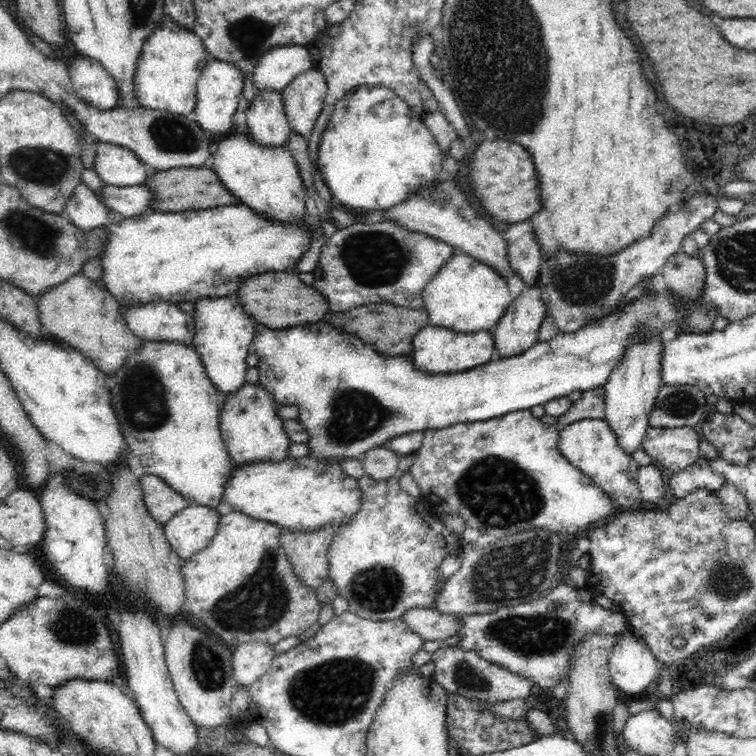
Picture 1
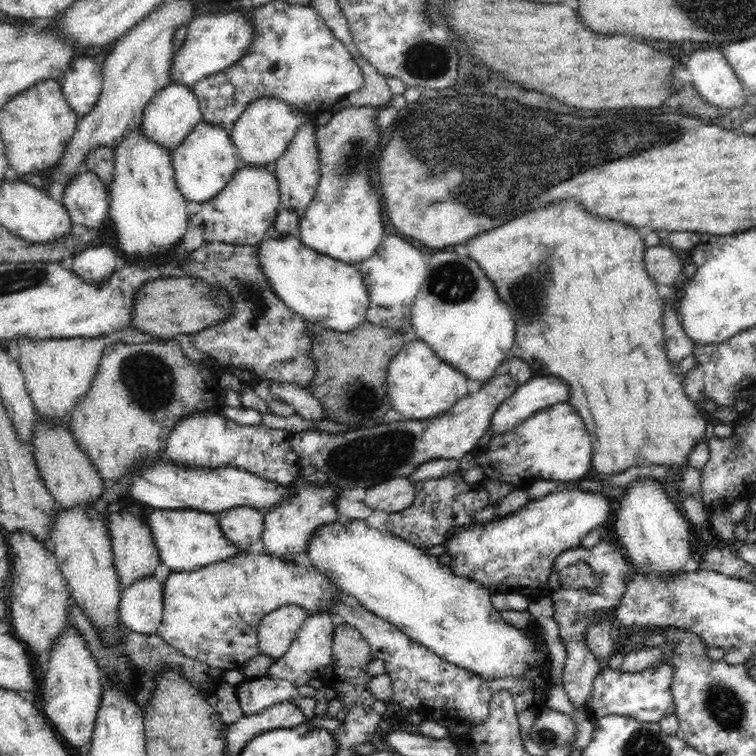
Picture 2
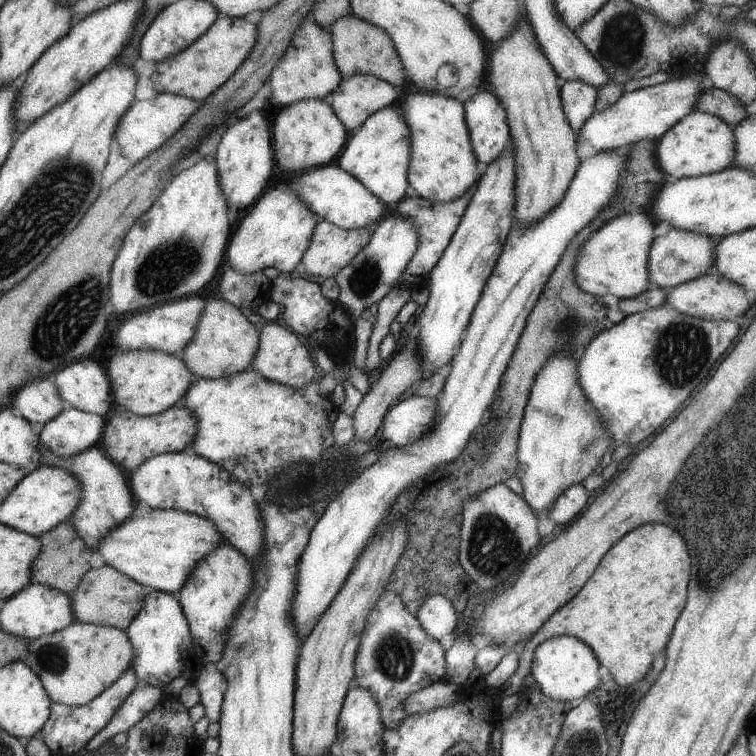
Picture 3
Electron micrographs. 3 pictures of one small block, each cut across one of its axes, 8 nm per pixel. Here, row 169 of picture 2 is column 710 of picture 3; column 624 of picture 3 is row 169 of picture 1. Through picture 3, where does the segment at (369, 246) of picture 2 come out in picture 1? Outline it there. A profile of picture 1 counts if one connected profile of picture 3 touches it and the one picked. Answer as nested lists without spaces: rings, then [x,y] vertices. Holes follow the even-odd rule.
[[[362,86],[342,98],[322,132],[317,152],[318,171],[329,188],[333,202],[346,208],[386,209],[411,196],[420,185],[441,178],[443,156],[432,131],[417,118],[410,106],[389,88]]]

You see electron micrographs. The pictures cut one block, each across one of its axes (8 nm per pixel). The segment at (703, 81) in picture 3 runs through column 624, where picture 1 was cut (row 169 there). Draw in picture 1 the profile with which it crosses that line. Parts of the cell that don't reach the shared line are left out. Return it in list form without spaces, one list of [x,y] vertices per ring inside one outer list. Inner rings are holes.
[[[100,142],[96,151],[94,173],[104,184],[129,187],[143,184],[148,177],[144,163],[129,148]]]

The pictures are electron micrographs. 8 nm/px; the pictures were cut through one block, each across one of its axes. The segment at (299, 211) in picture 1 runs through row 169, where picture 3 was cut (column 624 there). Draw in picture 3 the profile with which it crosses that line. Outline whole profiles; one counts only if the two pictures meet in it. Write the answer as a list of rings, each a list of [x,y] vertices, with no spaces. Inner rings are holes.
[[[619,213],[598,228],[581,246],[577,254],[576,282],[587,294],[602,297],[606,294],[618,299],[638,297],[652,286],[648,259],[654,240],[654,222],[648,214]]]

